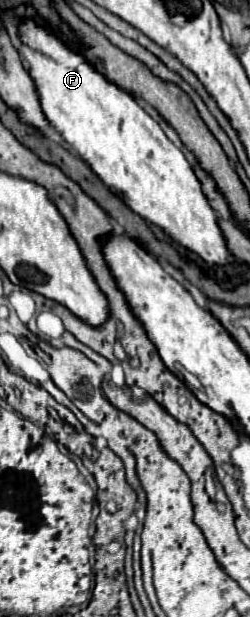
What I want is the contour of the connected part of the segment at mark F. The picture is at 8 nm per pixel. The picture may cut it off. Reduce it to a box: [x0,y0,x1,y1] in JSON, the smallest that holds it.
[18,21,234,267]

